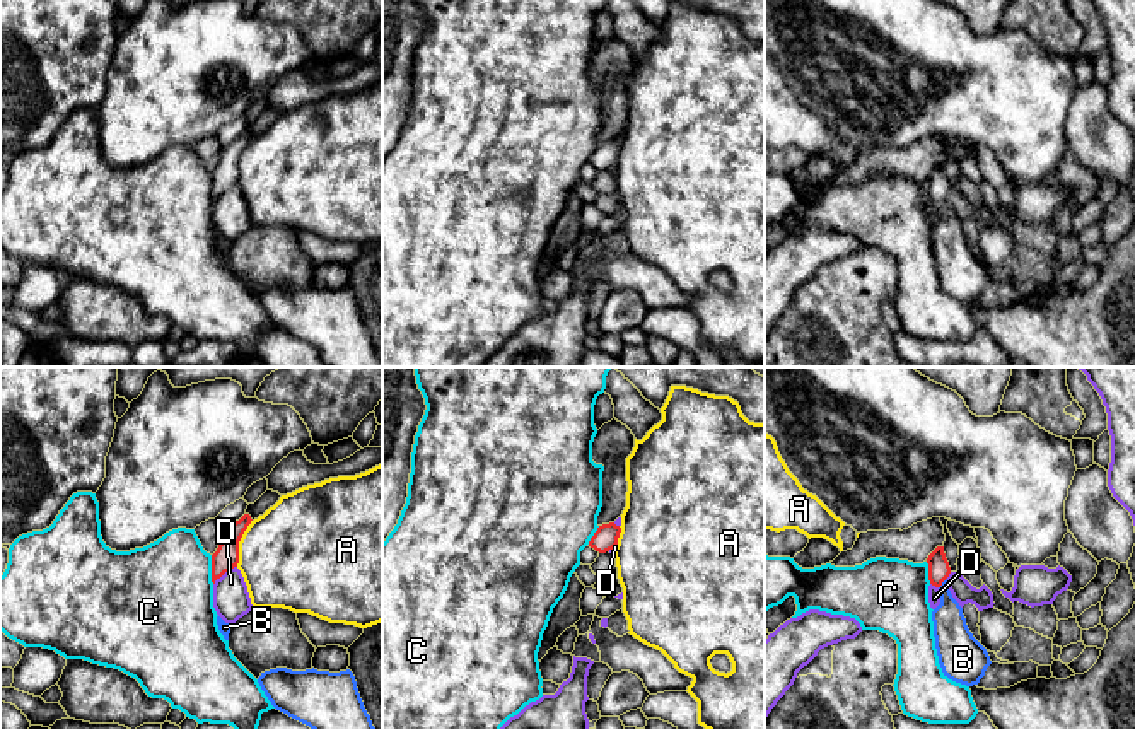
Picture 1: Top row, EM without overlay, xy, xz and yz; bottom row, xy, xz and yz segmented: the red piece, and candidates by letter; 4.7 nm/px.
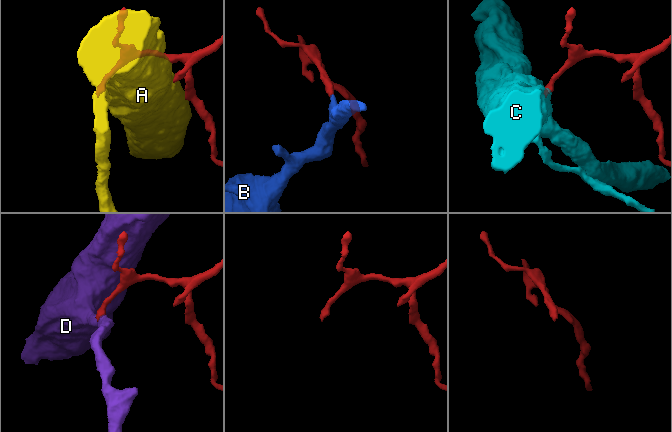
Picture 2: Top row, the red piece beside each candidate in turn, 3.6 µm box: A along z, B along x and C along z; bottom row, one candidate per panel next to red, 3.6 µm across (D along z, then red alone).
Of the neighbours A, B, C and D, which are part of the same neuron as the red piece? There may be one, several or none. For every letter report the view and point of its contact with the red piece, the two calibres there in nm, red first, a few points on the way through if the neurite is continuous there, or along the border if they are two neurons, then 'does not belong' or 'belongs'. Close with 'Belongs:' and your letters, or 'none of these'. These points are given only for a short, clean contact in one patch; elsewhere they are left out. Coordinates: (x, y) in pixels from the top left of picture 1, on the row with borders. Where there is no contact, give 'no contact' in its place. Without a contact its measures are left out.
A: xy (238, 543) | 120/480 nm | does not belong
B: yz (942, 581) | 100/160 nm | across yz (939, 569), (942, 581), (951, 632) | belongs
C: xy (212, 569) | 120/460 nm | along xy (210, 555), (210, 579), (214, 583) | does not belong
D: xy (224, 572) | 120/180 nm | along xy (236, 565), (226, 571), (214, 584) | does not belong
Belongs: B

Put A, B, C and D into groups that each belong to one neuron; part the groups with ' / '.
A / B / C / D

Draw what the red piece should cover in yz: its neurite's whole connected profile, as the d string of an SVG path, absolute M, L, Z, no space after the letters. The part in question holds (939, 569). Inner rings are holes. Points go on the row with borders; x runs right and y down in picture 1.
M937 546L927 563L928 580L940 594L940 604L932 611L932 621L942 673L956 683L978 685L992 661L987 649L969 632L963 608L947 587L951 567L944 546Z

